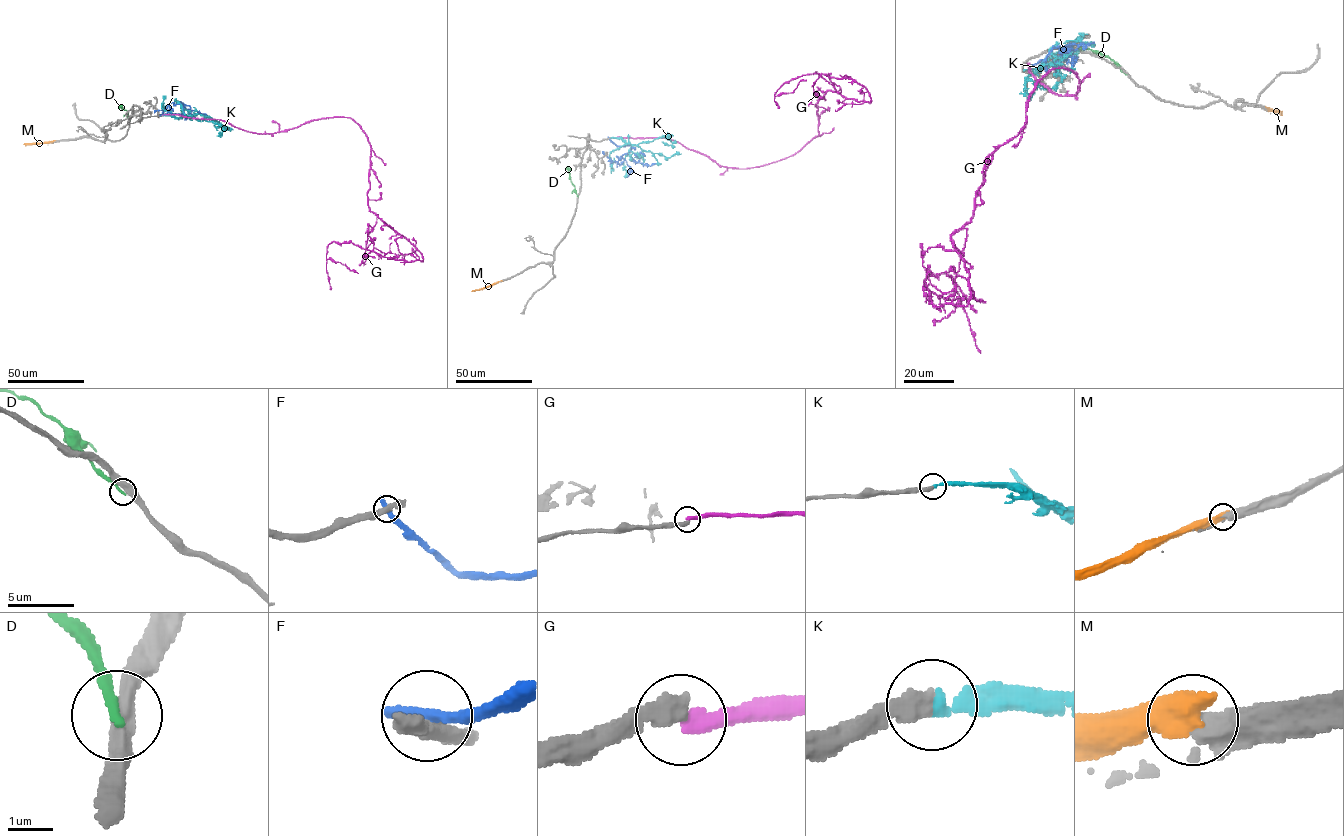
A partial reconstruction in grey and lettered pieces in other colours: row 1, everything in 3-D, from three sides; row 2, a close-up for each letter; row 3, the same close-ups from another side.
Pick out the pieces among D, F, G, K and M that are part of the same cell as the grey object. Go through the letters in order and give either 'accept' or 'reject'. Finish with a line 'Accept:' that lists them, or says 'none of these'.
D: reject
F: reject
G: reject
K: accept
M: reject
Accept: K

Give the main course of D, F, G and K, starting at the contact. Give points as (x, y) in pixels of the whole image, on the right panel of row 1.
D: (1125, 74), (1108, 56), (1090, 49), (1077, 53)
F: (1030, 65), (1040, 60), (1041, 63), (1053, 46), (1061, 48), (1073, 44), (1066, 56), (1057, 56), (1052, 60)
G: (1029, 65), (1079, 89), (1050, 69), (993, 152), (934, 326)
K: (1028, 65), (1037, 69), (1040, 66), (1028, 76), (1041, 84), (1035, 82)

